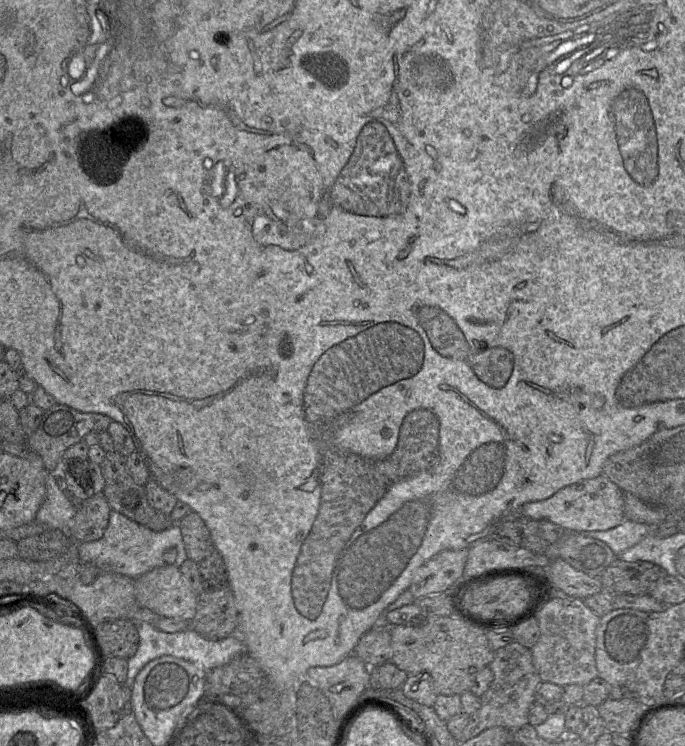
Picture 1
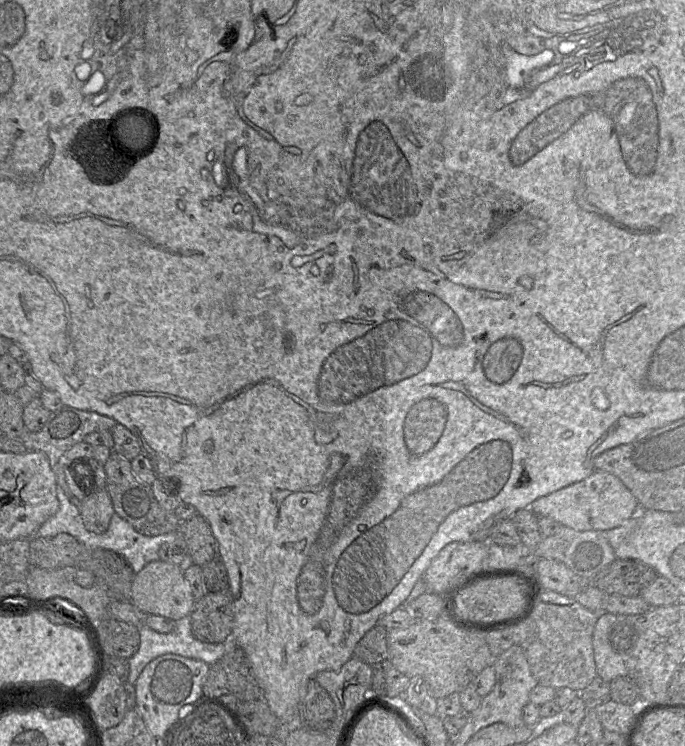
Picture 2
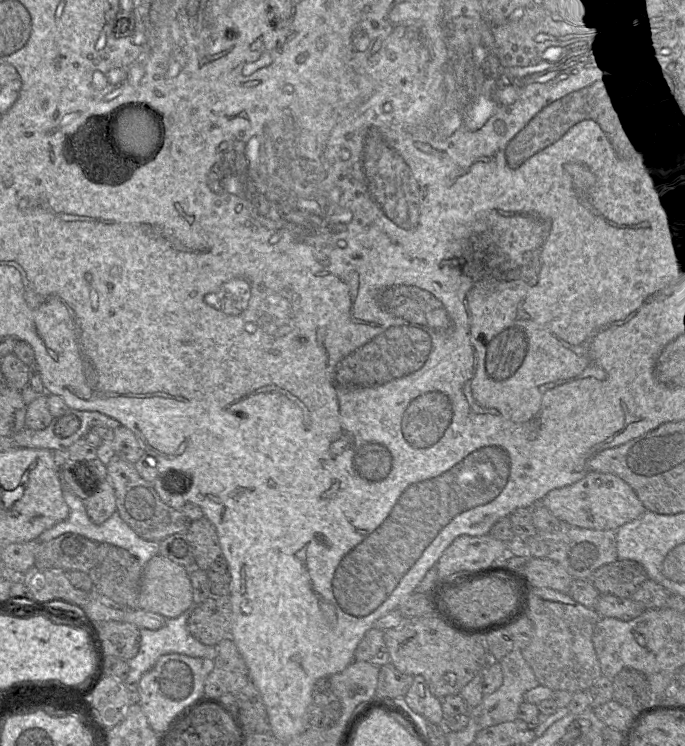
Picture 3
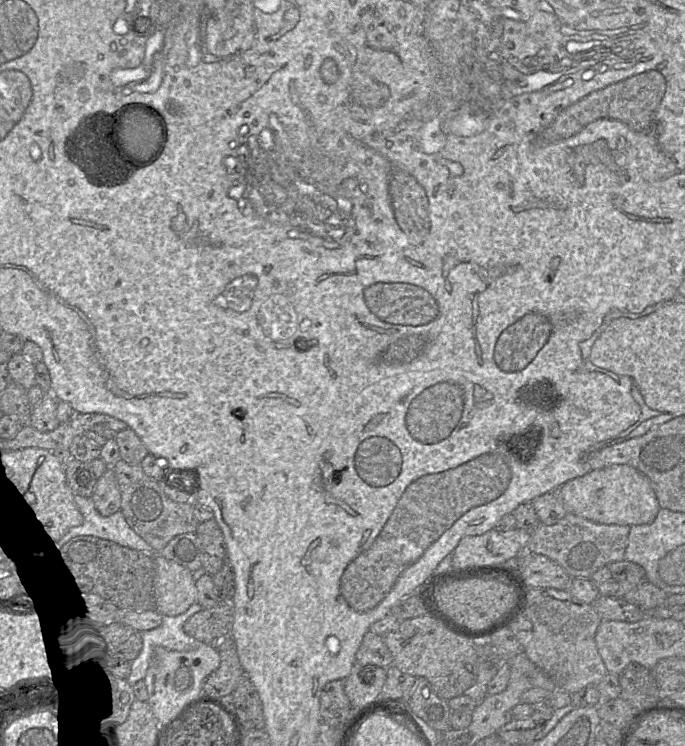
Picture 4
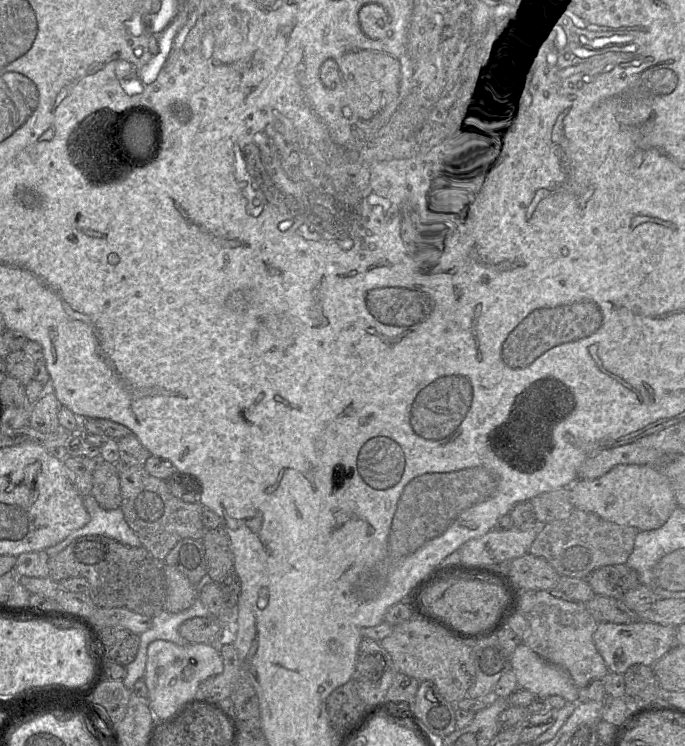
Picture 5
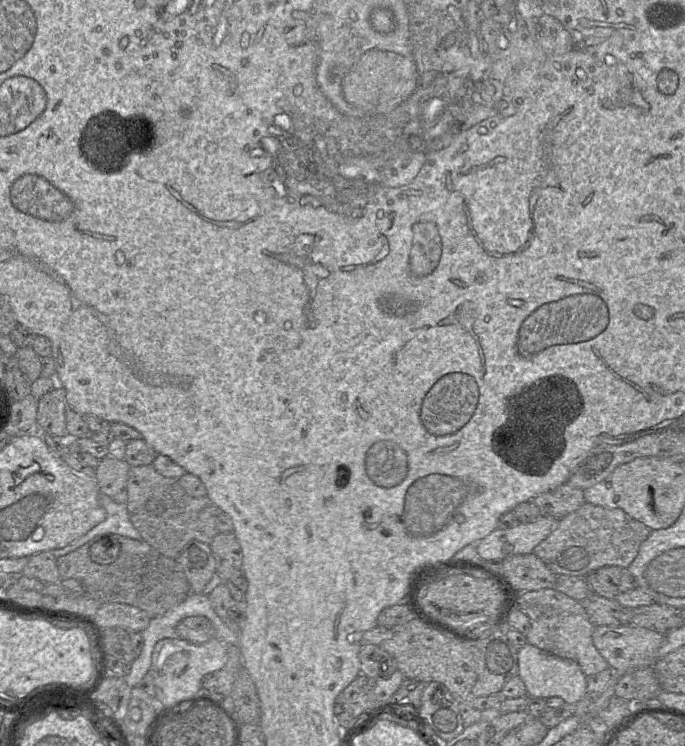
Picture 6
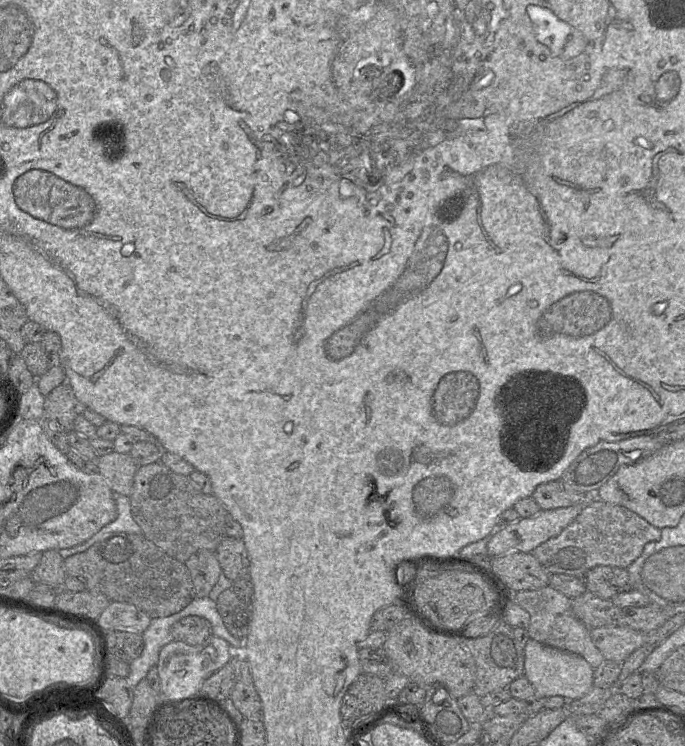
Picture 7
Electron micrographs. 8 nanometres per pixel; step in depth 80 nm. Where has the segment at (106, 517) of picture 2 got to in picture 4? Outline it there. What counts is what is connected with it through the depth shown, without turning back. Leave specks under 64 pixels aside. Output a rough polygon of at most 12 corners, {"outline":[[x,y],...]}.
{"outline":[[110,467],[96,480],[90,498],[104,517],[120,510],[121,494]]}

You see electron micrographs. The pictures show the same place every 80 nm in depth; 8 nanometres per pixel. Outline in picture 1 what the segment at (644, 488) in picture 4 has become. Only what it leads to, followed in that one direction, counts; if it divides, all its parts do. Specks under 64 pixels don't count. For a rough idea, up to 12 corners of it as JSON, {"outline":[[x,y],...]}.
{"outline":[[604,474],[523,504],[520,515],[566,531],[625,520],[624,492]]}

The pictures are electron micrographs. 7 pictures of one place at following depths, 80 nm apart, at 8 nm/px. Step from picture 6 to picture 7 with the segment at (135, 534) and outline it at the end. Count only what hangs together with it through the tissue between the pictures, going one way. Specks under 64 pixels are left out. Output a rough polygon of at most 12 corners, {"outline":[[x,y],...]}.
{"outline":[[113,493],[117,518],[84,543],[59,550],[63,559],[86,551],[111,533],[142,533],[129,497]]}

